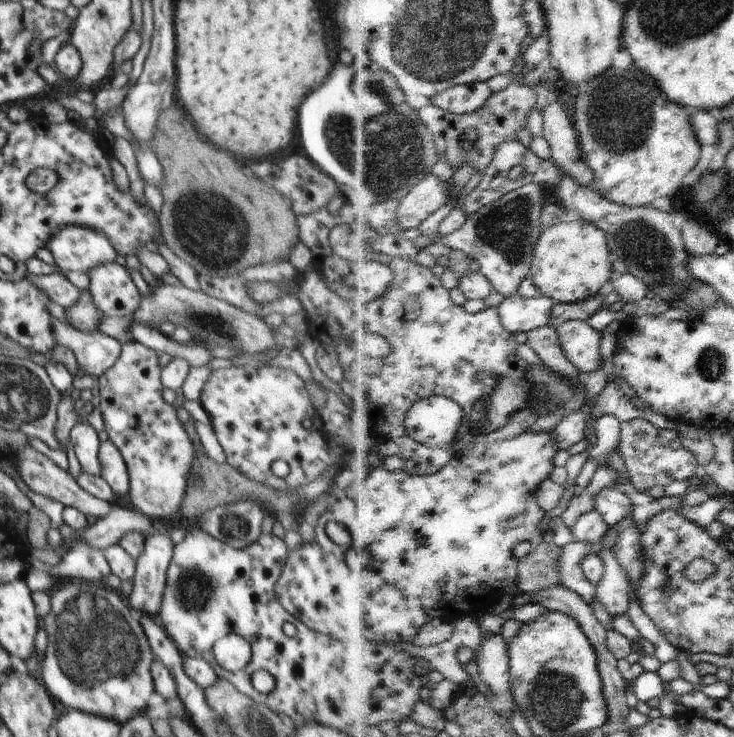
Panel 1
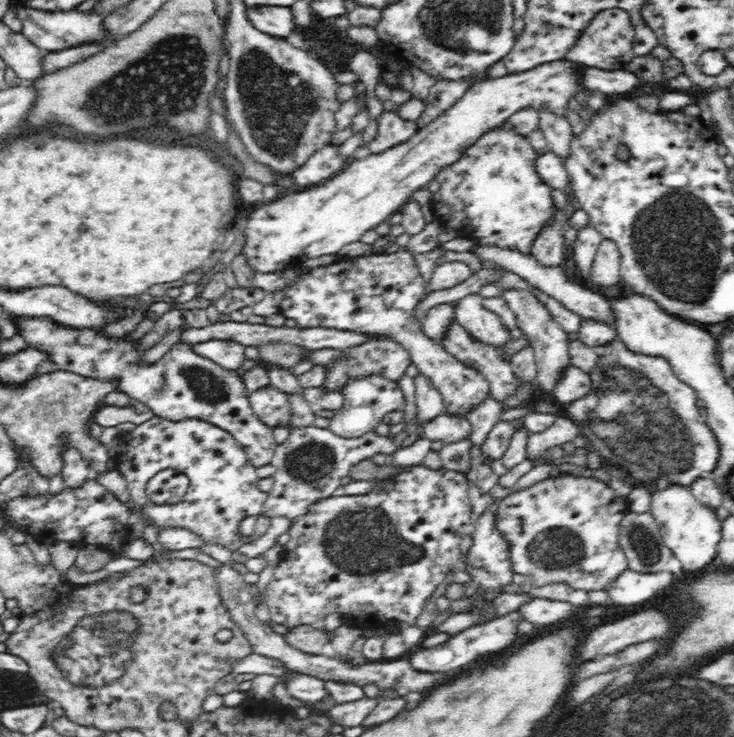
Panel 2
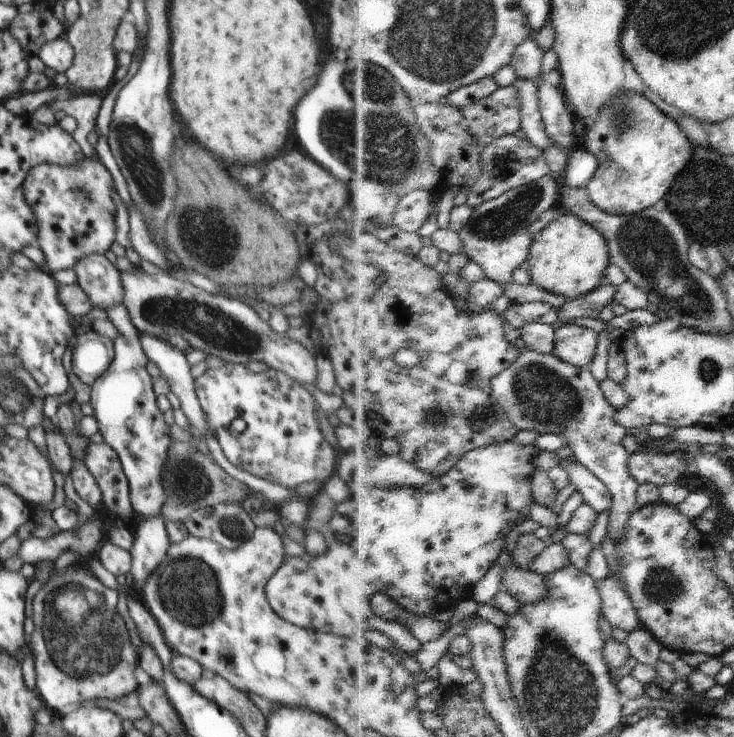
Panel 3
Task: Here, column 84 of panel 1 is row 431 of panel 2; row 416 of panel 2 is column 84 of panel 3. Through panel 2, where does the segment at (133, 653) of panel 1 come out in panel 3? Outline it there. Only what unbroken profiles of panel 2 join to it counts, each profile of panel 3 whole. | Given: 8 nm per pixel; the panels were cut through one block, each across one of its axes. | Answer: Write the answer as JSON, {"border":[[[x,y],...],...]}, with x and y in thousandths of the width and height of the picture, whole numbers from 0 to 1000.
{"border":[[[104,765],[87,779],[68,784],[52,801],[45,822],[41,822],[41,839],[45,839],[49,852],[38,868],[49,891],[49,939],[65,961],[87,965],[94,958],[114,957],[142,947],[159,951],[187,939],[191,928],[185,921],[188,885],[177,870],[172,845],[158,830],[159,817],[159,801],[142,795],[120,773]]]}

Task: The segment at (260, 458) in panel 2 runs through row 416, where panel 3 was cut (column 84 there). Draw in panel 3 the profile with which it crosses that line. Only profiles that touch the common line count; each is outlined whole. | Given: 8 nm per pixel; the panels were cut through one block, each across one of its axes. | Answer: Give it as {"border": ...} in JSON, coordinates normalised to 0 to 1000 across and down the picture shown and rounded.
{"border":[[[116,212],[112,221],[83,227],[57,221],[44,227],[33,244],[35,274],[52,296],[52,332],[63,349],[61,364],[69,372],[101,364],[110,350],[142,346],[155,331],[158,280],[153,271],[154,239],[136,220]]]}

